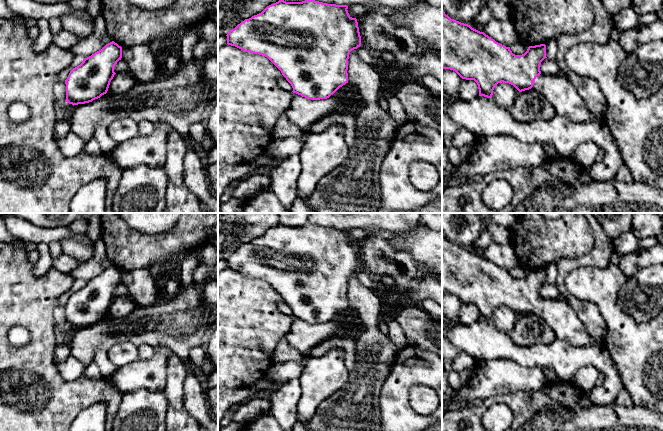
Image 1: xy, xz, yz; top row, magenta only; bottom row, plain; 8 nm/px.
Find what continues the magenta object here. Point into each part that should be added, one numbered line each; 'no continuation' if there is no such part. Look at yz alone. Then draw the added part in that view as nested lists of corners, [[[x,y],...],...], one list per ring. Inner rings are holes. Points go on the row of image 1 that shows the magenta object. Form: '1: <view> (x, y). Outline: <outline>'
1: yz (557, 89). Outline: [[[563,74],[536,77],[533,87],[554,107],[556,115],[574,123],[596,120],[588,110],[576,88]]]

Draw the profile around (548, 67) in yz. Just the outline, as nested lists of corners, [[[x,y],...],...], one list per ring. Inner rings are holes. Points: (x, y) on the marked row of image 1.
[[[548,58],[541,62],[540,71],[544,75],[557,75],[561,73],[557,62]]]

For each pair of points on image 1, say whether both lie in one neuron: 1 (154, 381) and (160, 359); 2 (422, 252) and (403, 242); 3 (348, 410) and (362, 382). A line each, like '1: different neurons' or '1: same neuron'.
1: same neuron
2: same neuron
3: same neuron

